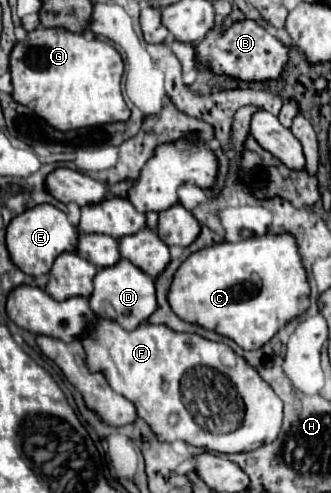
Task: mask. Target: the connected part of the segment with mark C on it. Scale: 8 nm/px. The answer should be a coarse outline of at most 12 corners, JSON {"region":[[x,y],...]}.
{"region":[[290,234],[202,248],[178,318],[262,348],[306,312]]}

